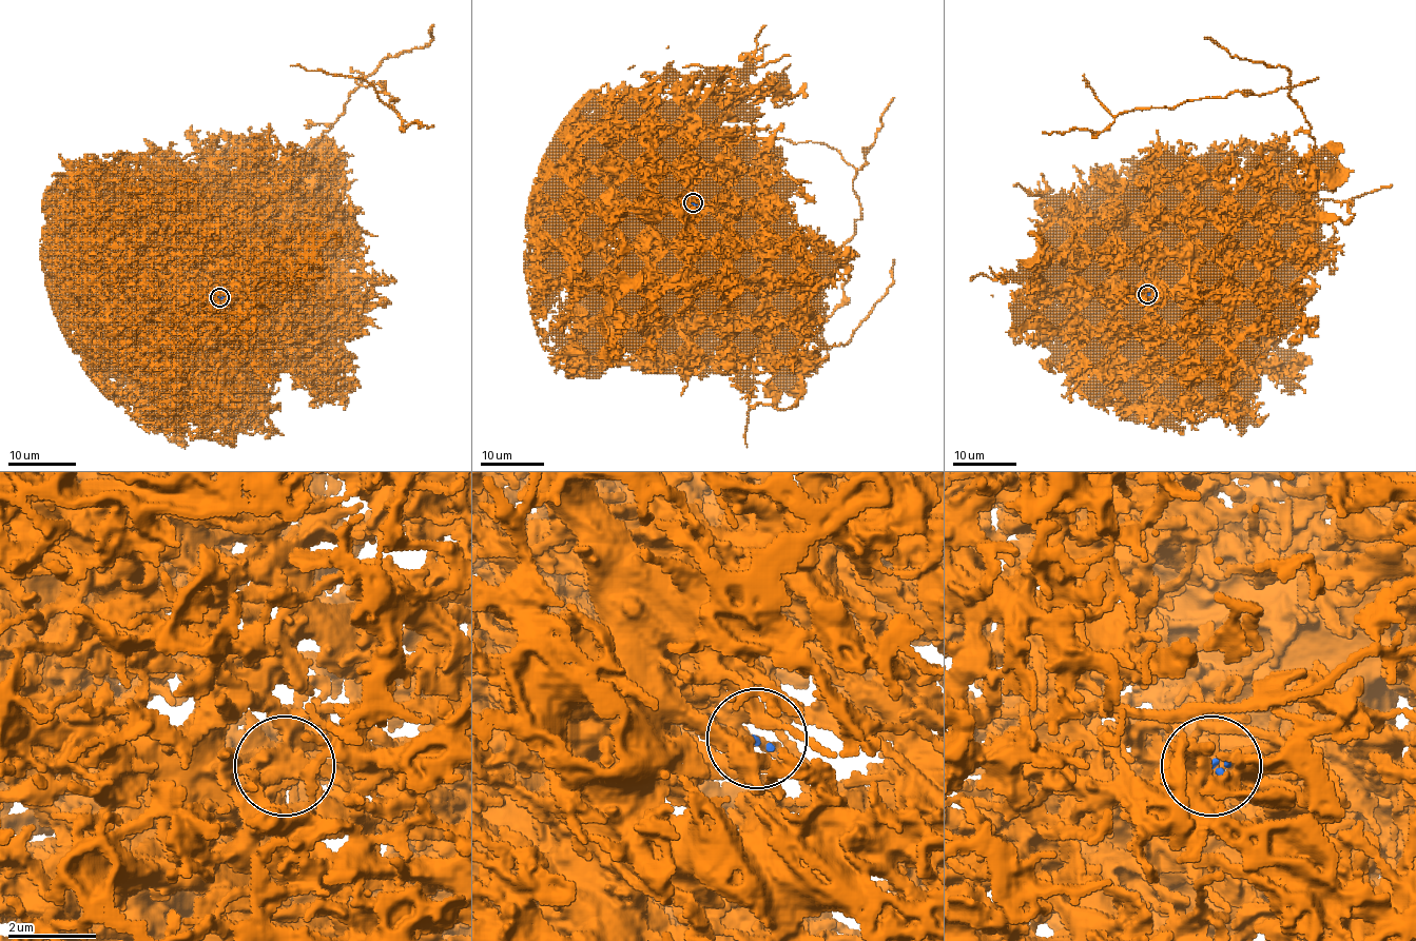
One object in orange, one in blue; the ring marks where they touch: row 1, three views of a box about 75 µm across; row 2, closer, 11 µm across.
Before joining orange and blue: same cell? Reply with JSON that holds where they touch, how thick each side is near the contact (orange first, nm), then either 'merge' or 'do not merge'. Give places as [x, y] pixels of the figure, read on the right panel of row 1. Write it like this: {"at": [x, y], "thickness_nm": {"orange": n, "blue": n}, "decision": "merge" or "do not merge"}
{"at": [1147, 294], "thickness_nm": {"orange": 150, "blue": 60}, "decision": "do not merge"}

